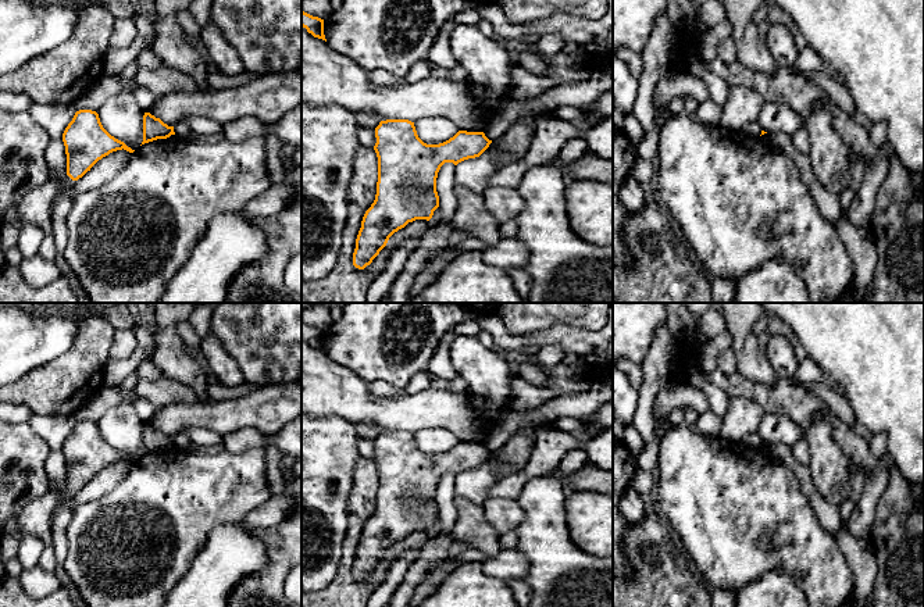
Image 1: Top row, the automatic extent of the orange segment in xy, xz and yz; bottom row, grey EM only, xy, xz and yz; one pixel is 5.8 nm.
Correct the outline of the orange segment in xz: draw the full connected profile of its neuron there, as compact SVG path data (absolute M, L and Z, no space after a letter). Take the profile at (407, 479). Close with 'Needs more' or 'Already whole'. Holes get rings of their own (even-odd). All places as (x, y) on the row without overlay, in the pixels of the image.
M409 431L381 432L375 439L377 506L356 550L353 576L364 581L389 549L415 531L429 532L439 518L436 489L445 474L479 468L492 454L484 443L459 442L439 456L424 454Z. Already whole

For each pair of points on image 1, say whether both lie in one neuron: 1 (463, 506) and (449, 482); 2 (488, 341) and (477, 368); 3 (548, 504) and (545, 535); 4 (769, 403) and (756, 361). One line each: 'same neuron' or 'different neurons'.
1: different neurons
2: different neurons
3: same neuron
4: different neurons

